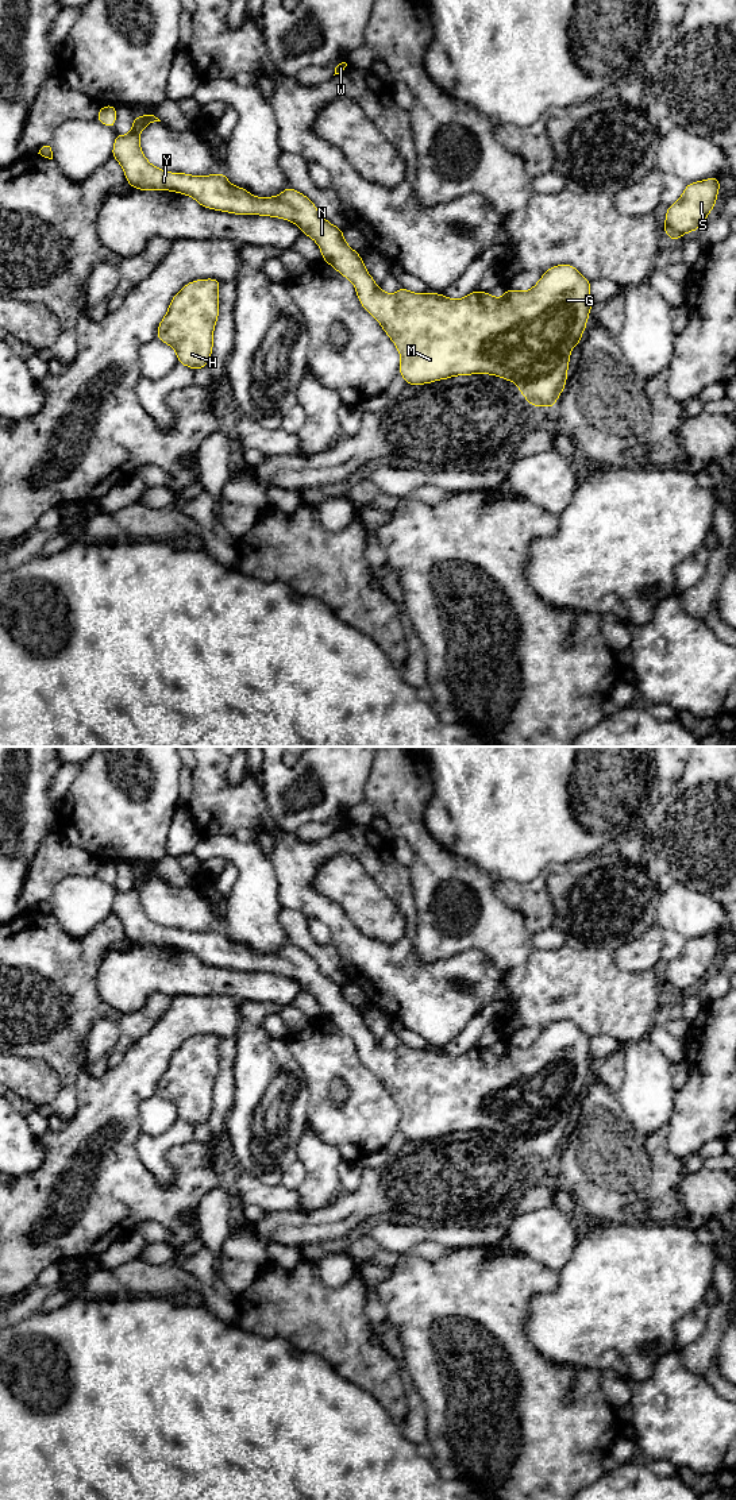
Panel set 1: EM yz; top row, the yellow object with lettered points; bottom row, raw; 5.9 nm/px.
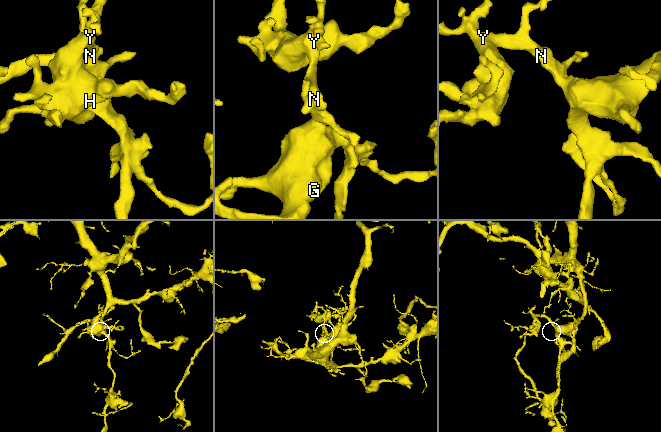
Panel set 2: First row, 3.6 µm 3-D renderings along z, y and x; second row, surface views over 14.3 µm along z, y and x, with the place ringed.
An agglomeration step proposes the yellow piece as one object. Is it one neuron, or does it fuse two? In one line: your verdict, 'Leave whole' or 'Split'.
Leave whole

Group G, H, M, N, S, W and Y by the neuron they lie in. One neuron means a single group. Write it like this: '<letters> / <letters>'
G H M N S W Y

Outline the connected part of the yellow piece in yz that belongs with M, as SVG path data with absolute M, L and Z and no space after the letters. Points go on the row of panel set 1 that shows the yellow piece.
M140 115L134 117L128 135L116 134L112 158L122 165L131 188L172 190L193 197L208 209L271 216L297 224L304 235L319 244L323 261L354 284L361 305L392 339L401 356L398 373L406 385L424 385L455 375L492 374L516 382L532 406L554 409L564 390L570 352L581 343L593 306L592 281L575 266L551 266L531 290L505 289L501 298L474 290L461 300L451 300L432 292L412 293L402 286L394 294L386 294L367 273L362 257L344 242L343 230L327 221L315 204L290 185L275 197L254 197L244 188L234 186L224 173L190 176L153 166L140 150L139 134L154 122L161 120L154 115Z

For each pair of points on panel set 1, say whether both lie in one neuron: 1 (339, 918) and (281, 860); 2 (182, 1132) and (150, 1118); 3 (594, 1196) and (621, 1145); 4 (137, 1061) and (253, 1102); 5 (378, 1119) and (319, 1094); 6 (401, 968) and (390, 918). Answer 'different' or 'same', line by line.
1: same
2: different
3: same
4: different
5: same
6: different

